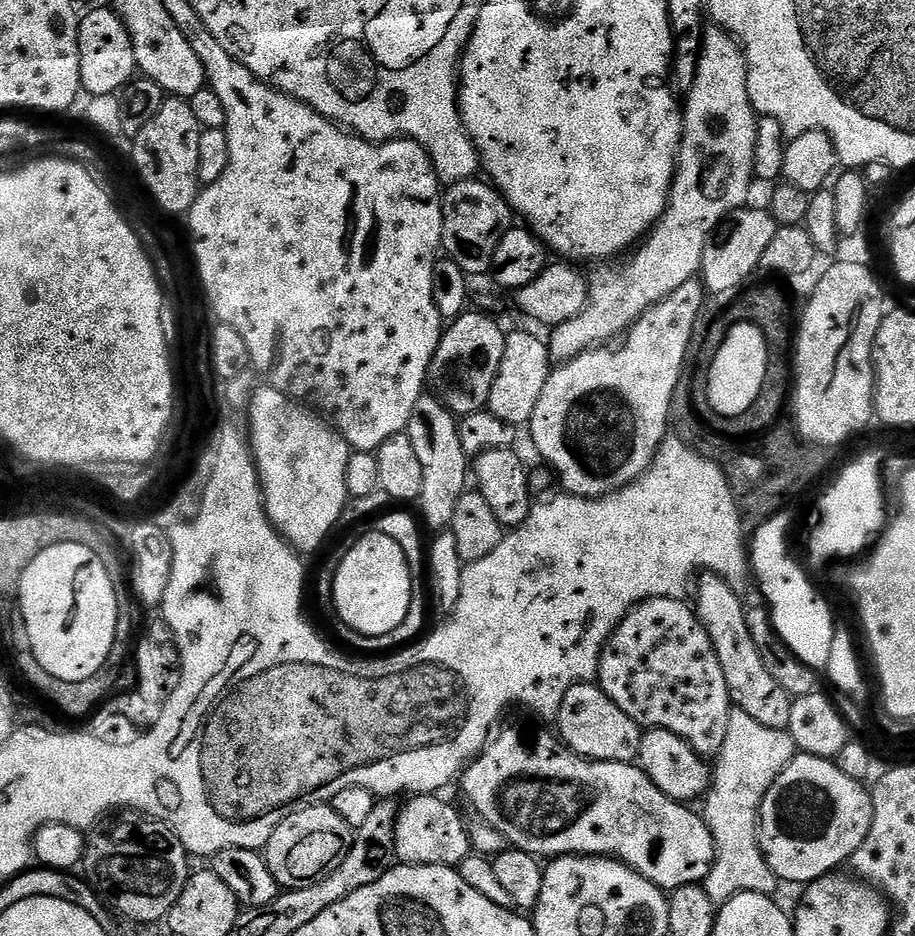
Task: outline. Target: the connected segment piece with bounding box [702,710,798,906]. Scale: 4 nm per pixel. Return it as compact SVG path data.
M739 710L730 713L726 742L722 742L722 750L714 757L710 787L702 800L702 815L716 843L716 861L702 886L717 906L740 892L757 892L763 896L775 893L776 875L760 849L760 807L778 774L786 770L797 754L794 738L787 730L762 726L762 722L754 722L750 714Z

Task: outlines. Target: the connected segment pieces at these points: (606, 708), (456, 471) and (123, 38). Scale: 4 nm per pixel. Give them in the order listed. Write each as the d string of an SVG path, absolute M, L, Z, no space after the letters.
M595 683L575 684L566 690L566 698L562 698L560 713L554 717L554 724L560 727L559 739L567 751L576 753L577 756L584 756L588 760L598 762L618 762L619 764L631 764L640 755L640 738L642 729L618 706L614 706L612 699L605 694Z
M425 394L418 398L414 414L410 414L406 435L422 466L419 515L427 527L429 524L432 528L447 529L454 518L454 510L458 510L458 498L464 496L470 484L470 457L462 450L462 438L458 438L458 417L438 397Z
M111 7L96 8L80 16L80 86L89 97L116 94L128 87L137 75L134 46L126 26Z

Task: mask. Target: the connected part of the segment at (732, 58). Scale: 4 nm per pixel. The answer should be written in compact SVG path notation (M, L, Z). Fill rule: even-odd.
M708 26L704 29L704 41L702 42L702 50L700 55L696 57L696 77L692 83L692 87L687 89L688 104L683 105L684 114L684 137L680 143L680 158L676 161L676 177L672 180L672 193L668 199L668 208L662 214L662 218L652 227L646 239L631 253L632 261L628 265L614 266L615 264L598 264L592 272L587 275L588 292L587 306L585 306L574 318L570 318L569 322L564 322L561 326L551 329L548 337L548 352L551 354L555 363L561 364L568 360L572 360L580 353L584 353L591 348L601 347L611 343L616 336L625 335L629 328L641 319L652 307L655 307L660 301L664 301L670 294L674 294L674 290L678 290L678 286L682 286L682 282L690 282L697 279L700 267L702 266L702 258L709 240L712 239L712 233L720 227L722 221L728 219L738 208L745 207L749 203L748 195L752 192L752 184L754 185L754 154L756 153L756 122L758 114L752 108L750 102L750 90L748 89L748 59L744 56L744 50L740 46L739 39L732 36L729 32L725 32L719 26Z

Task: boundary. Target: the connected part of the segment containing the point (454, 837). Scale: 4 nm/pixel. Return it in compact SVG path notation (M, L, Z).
M416 794L408 805L396 813L394 826L394 850L400 864L441 864L447 868L456 868L473 851L469 825L464 825L460 812L452 804L447 804L436 794Z

